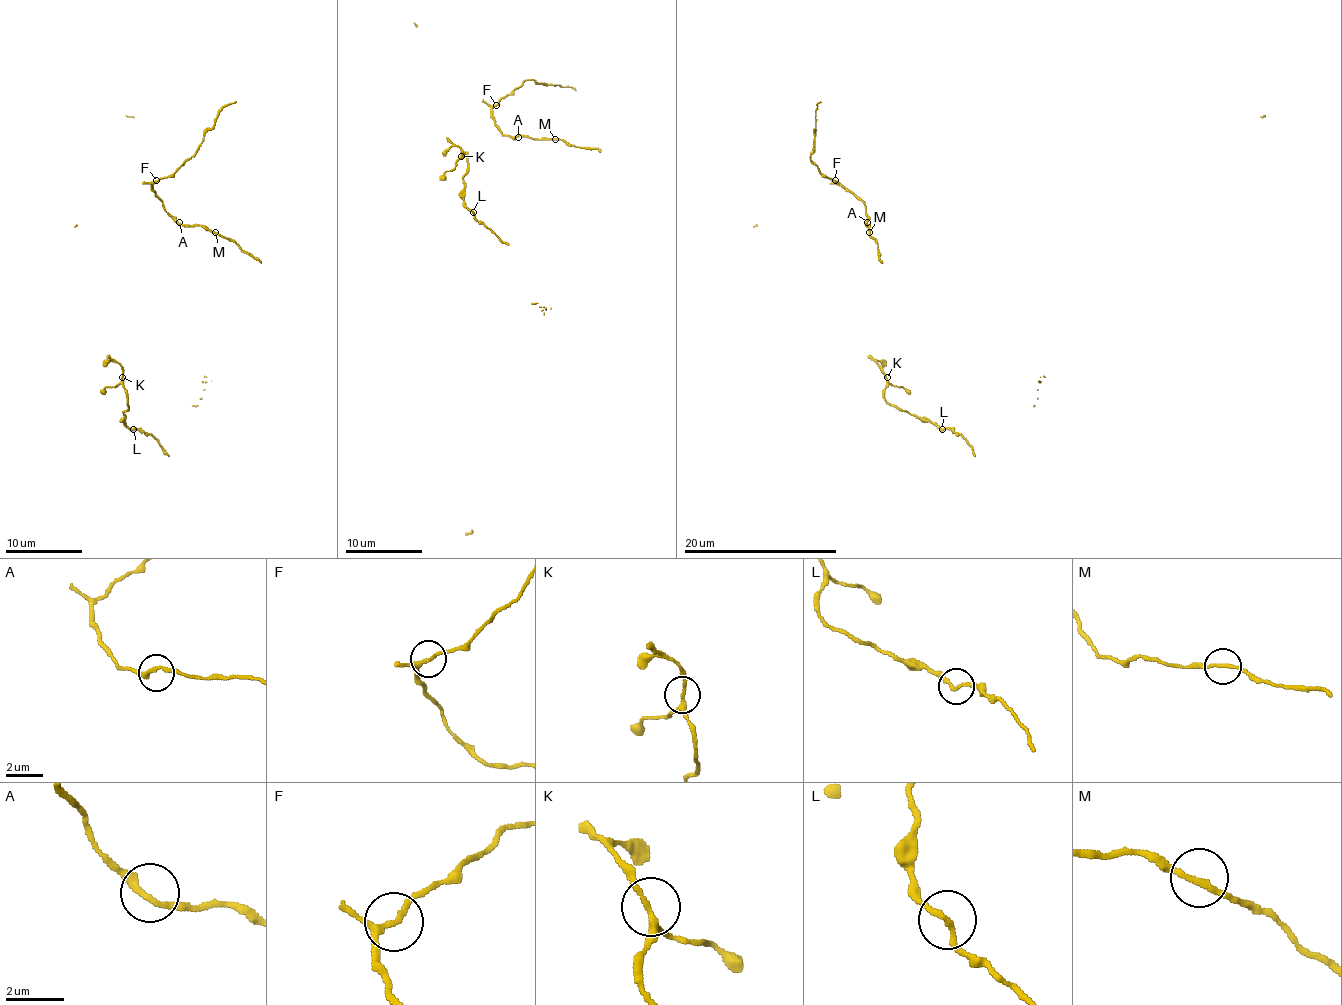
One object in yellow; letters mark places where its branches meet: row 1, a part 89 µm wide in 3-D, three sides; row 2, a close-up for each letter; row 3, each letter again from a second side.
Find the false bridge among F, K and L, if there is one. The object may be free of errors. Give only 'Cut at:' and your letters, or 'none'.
Cut at: F

